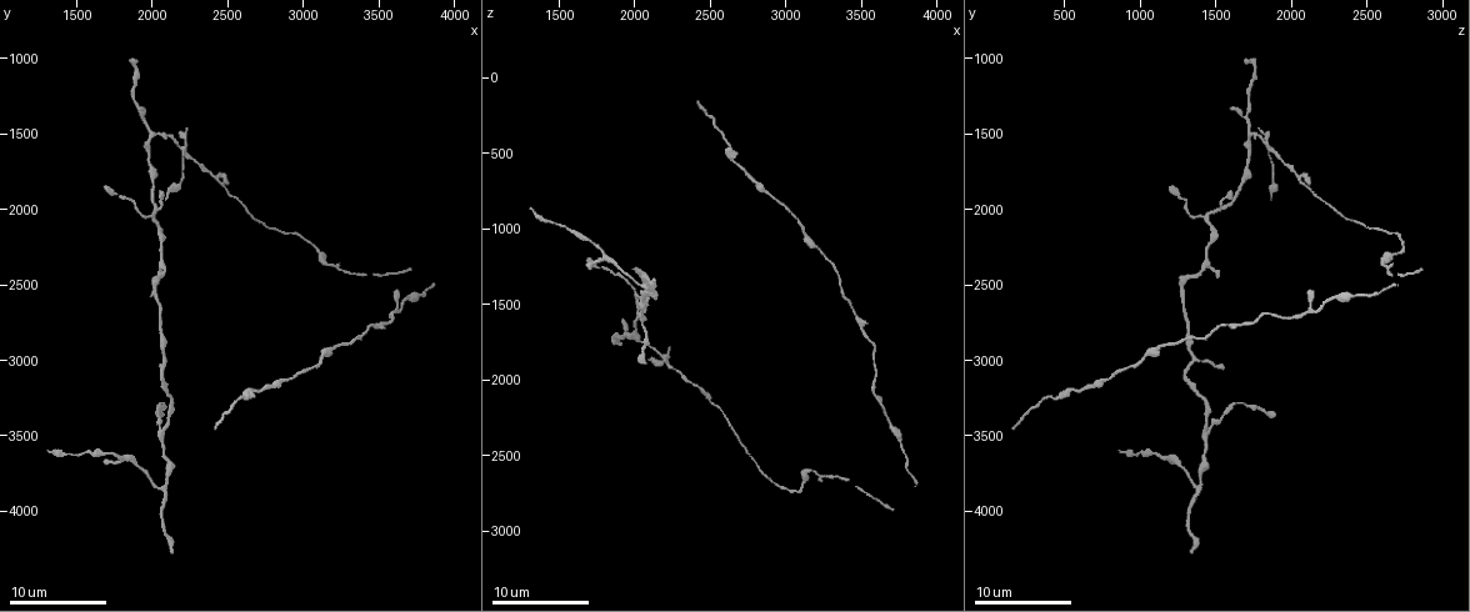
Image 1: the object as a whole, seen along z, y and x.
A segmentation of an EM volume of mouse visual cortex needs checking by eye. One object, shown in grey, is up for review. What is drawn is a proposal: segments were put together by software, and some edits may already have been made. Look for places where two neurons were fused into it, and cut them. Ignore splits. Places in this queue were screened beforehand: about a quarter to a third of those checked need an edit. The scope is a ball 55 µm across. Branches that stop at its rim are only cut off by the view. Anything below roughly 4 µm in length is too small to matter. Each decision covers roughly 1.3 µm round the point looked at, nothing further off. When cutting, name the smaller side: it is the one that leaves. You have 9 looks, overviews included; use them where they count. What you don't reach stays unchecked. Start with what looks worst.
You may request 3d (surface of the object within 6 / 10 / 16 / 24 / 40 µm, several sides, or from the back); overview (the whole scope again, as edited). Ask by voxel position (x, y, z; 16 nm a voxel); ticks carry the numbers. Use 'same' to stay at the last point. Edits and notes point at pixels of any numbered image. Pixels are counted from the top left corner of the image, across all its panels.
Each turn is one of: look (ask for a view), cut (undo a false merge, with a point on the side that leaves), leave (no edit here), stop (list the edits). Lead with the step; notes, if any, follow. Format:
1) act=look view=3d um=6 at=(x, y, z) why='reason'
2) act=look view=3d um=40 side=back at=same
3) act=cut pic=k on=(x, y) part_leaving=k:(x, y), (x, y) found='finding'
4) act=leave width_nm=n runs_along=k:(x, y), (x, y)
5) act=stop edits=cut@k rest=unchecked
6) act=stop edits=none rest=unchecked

act=look view=3d um=10 at=(2200, 1600, 1860) why='looks like a crossing'

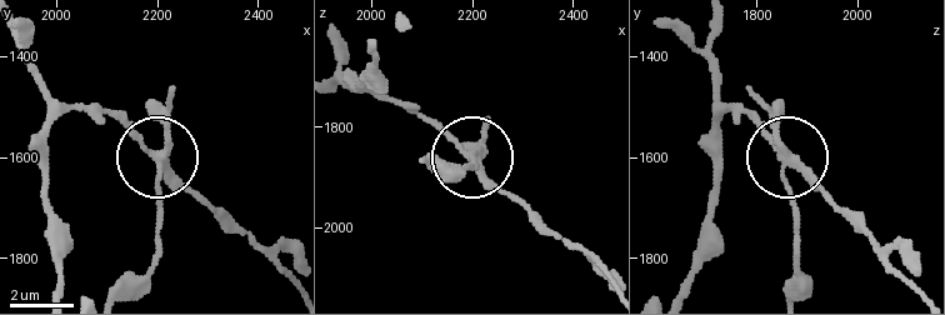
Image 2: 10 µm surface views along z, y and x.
act=cut pic=2 on=(161, 106) arms=4 part_leaving=2:(163, 160), (155, 254), (123, 294) found='a second neuron is stuck on'

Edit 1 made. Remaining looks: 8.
act=look view=overview

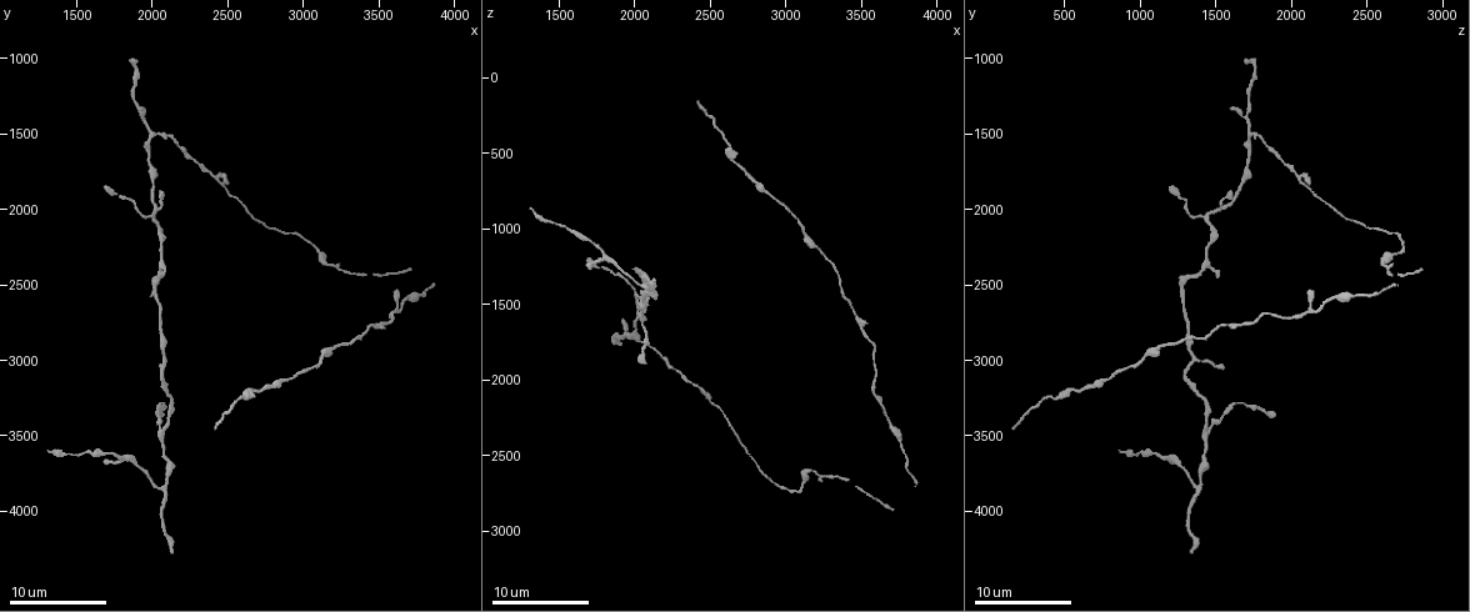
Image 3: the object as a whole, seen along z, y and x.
act=look view=3d um=10 at=(2080, 3480, 1460) why='branch point'

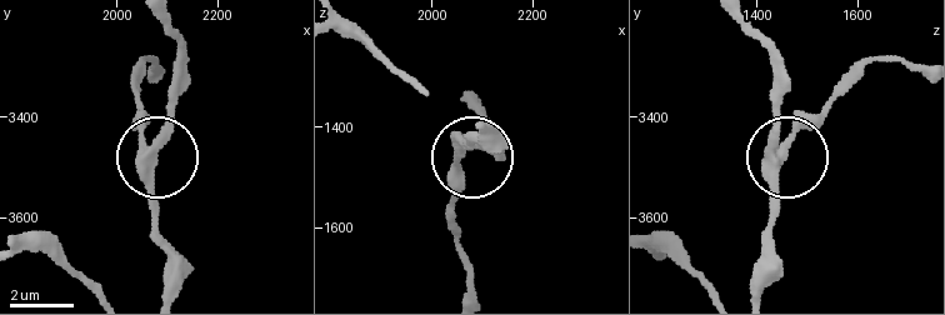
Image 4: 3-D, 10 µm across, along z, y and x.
act=leave arms=3 runs_along=4:(159, 24), (175, 48), (175, 120), (154, 148), (135, 75) found='all the same neuron'

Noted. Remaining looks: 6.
act=look view=3d um=6 at=(2000, 2040, 1440) why='arms part here'

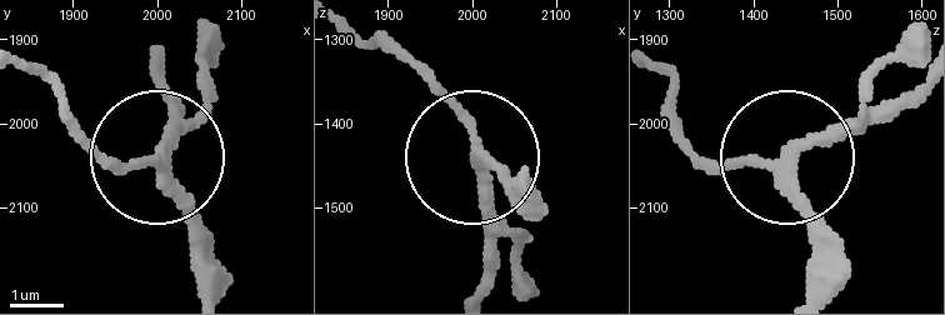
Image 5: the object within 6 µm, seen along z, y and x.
act=look view=3d um=6 side=back at=(2005, 2060, 1435)

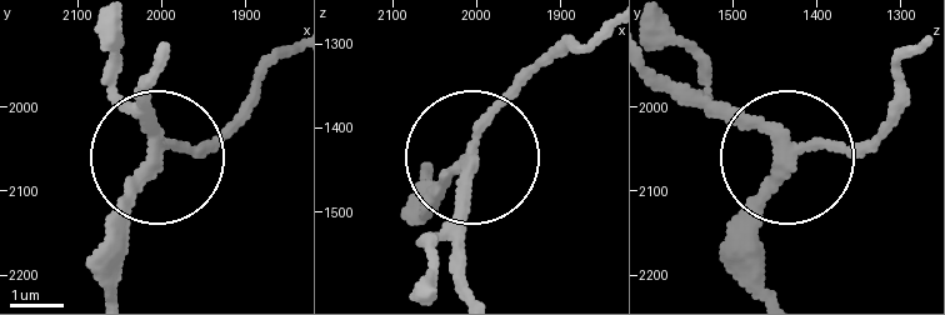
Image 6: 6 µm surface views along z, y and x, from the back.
act=leave arms=3 runs_along=6:(469, 294), (469, 160), (549, 56) found='all the same neuron'

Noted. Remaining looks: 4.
act=look view=3d um=6 at=(2000, 1520, 1700) why='three arms meet'

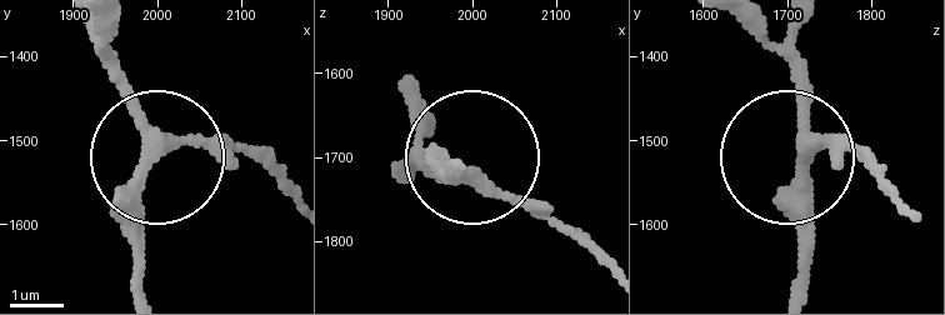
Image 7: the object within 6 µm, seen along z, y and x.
act=leave runs_along=7:(596, 259), (475, 165), (408, 165) found='all the same neuron'

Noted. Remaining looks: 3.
act=stop edits=cut@2 rest=unchecked

